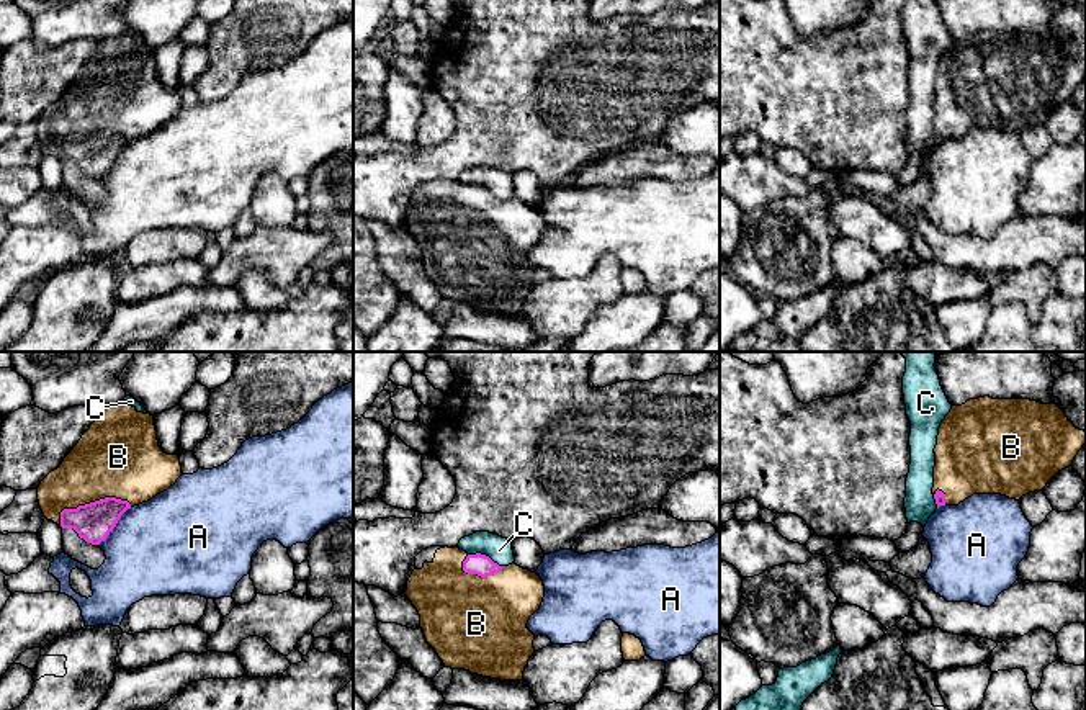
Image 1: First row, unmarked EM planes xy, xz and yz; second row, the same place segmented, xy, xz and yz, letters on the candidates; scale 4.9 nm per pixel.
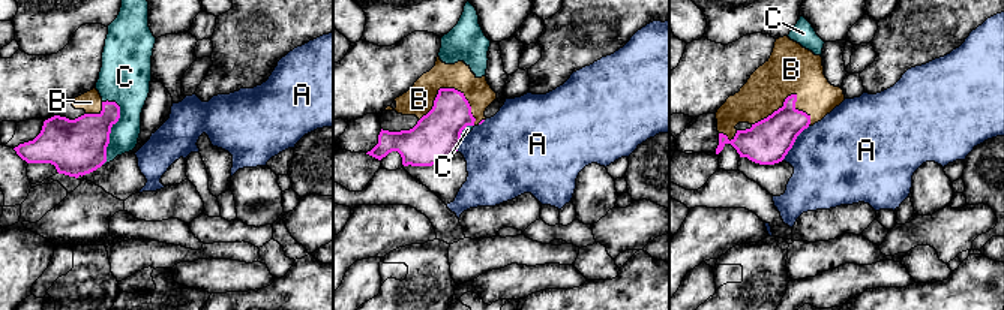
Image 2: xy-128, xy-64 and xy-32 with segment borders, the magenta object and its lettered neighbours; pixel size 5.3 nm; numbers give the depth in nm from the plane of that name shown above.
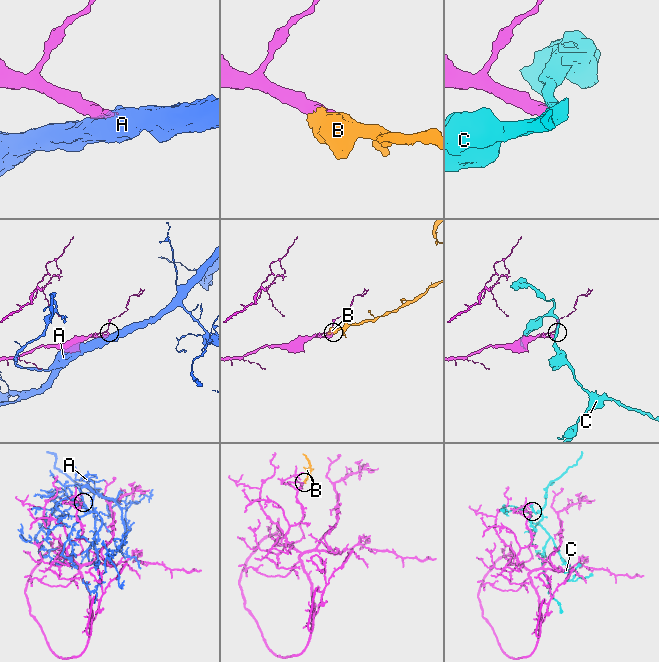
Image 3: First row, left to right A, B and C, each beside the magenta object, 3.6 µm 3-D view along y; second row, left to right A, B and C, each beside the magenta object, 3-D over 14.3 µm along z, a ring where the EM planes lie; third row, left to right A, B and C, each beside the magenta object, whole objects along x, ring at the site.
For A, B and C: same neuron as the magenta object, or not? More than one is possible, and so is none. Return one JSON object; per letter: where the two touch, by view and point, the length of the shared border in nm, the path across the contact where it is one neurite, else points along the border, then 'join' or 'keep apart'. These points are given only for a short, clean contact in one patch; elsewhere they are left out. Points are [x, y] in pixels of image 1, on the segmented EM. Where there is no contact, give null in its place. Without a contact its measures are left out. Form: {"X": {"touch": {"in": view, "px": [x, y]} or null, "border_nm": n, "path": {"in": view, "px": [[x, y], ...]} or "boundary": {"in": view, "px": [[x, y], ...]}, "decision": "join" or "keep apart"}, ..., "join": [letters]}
{"A": {"touch": {"in": "xy", "px": [115, 525]}, "border_nm": 260, "decision": "keep apart"}, "B": {"touch": {"in": "xy", "px": [90, 503]}, "border_nm": 380, "decision": "join"}, "C": {"touch": {"in": "xz", "px": [484, 555]}, "border_nm": 190, "decision": "keep apart"}, "join": ["B"]}

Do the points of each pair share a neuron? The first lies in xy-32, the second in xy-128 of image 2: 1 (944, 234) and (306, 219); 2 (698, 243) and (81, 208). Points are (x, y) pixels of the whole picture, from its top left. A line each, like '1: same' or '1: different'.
1: same
2: same

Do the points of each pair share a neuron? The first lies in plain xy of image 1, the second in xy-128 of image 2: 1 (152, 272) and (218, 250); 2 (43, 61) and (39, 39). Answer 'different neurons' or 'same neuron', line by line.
1: same neuron
2: different neurons

